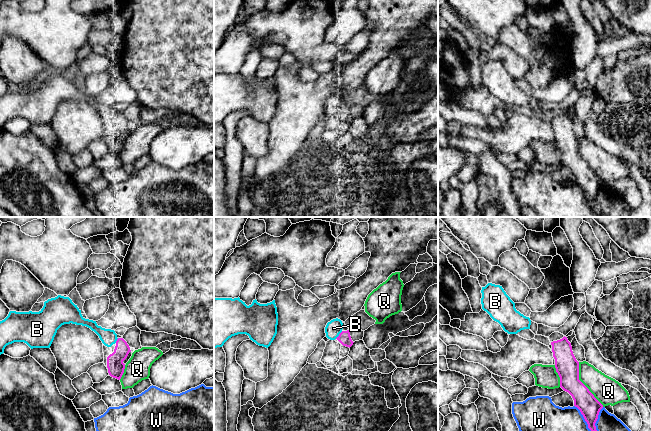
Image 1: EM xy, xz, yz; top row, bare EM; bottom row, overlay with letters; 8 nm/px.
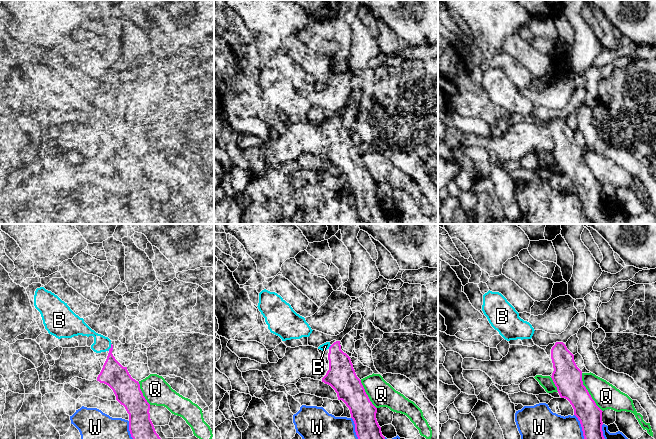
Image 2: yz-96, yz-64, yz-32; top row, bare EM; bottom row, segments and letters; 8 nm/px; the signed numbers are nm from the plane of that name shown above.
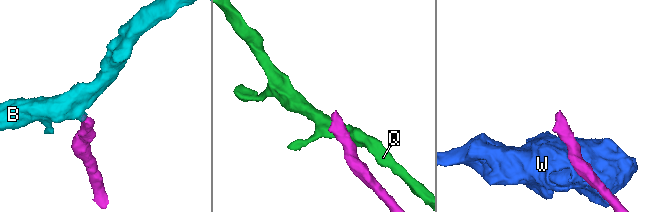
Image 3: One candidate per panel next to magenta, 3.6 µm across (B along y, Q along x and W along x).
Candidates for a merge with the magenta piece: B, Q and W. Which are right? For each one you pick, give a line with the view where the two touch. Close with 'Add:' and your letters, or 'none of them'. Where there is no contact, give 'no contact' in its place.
B: contact in xz
Add: B

